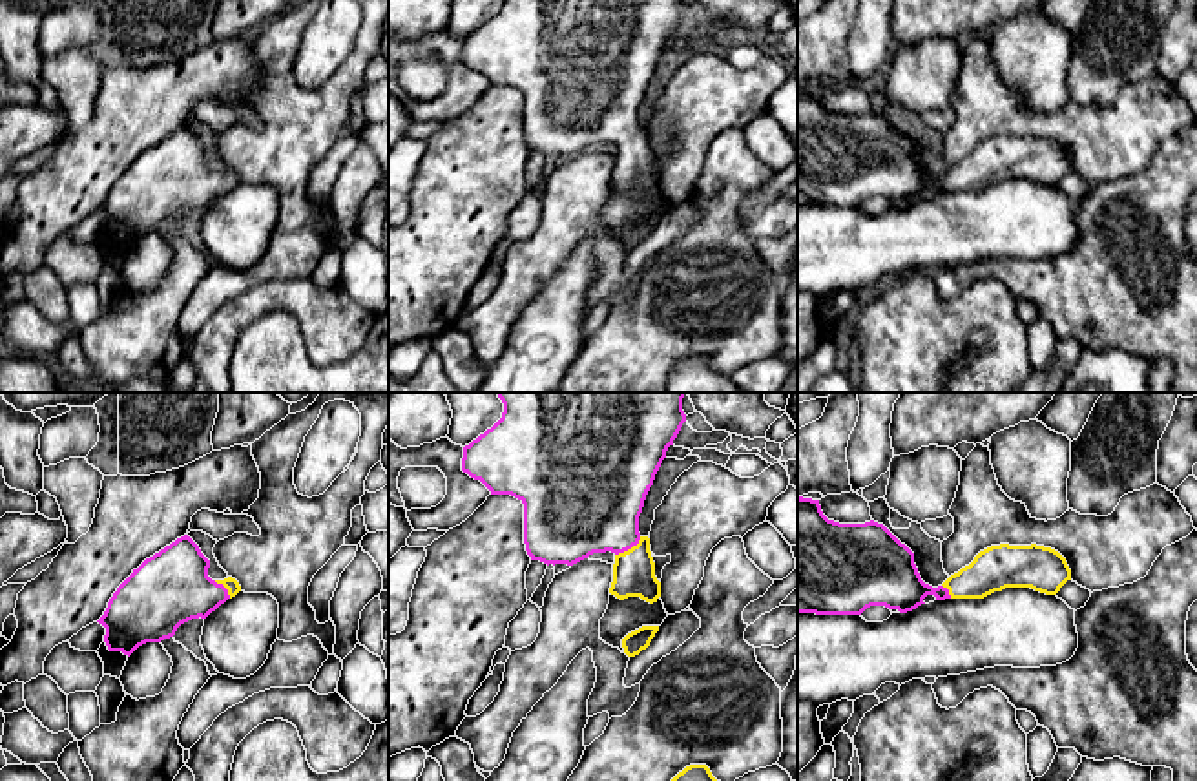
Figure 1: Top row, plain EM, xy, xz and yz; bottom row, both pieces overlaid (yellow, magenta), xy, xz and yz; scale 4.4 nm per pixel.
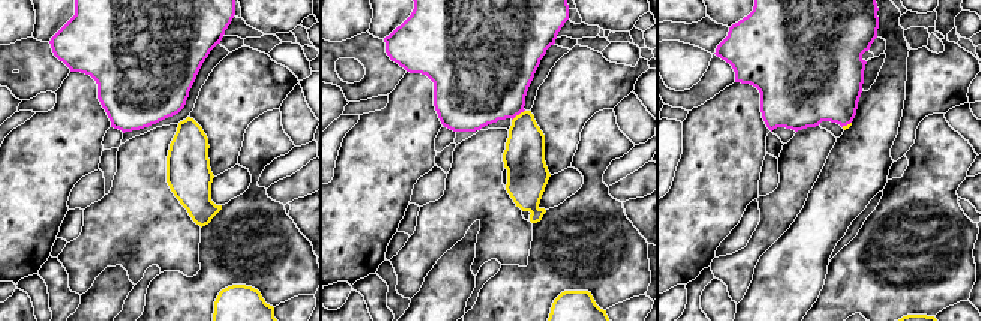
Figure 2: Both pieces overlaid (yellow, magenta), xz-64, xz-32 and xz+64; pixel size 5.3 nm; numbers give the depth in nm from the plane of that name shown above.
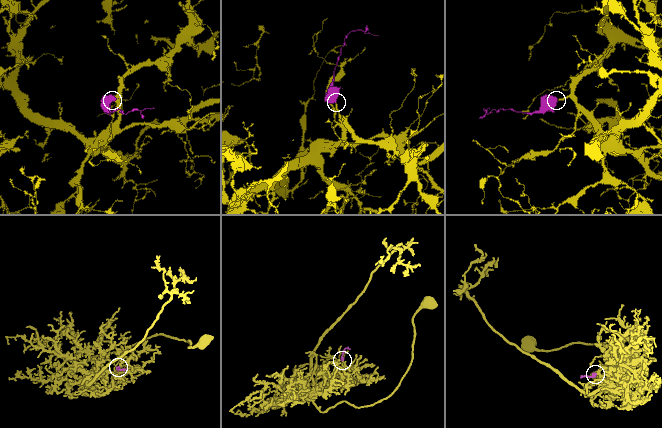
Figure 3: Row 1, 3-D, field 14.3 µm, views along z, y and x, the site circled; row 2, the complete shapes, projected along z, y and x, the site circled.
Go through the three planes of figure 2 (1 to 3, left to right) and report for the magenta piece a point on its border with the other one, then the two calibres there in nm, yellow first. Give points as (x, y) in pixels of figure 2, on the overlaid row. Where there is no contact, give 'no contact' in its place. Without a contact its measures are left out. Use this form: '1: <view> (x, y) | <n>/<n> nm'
1: no contact
2: xz-32 (519, 114) | 220/440 nm
3: xz+64 (848, 125) | 20/400 nm

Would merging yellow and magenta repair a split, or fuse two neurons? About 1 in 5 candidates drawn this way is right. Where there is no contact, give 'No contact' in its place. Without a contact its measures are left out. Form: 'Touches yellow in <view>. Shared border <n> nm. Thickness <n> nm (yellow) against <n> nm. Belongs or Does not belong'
Touches yellow in xz. Shared border 150 nm. Thickness 190 nm (yellow) against 420 nm. Belongs

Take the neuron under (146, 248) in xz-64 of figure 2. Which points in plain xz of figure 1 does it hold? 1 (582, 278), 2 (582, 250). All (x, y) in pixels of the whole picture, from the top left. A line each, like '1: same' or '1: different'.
1: different
2: different

